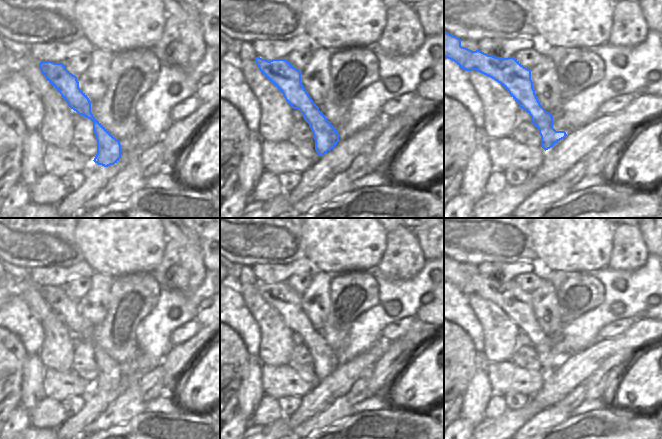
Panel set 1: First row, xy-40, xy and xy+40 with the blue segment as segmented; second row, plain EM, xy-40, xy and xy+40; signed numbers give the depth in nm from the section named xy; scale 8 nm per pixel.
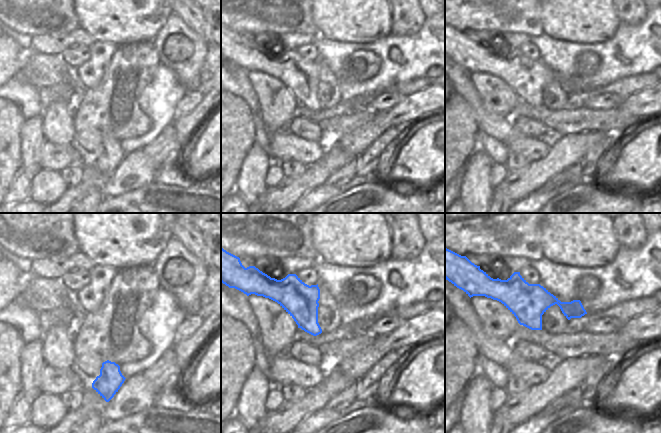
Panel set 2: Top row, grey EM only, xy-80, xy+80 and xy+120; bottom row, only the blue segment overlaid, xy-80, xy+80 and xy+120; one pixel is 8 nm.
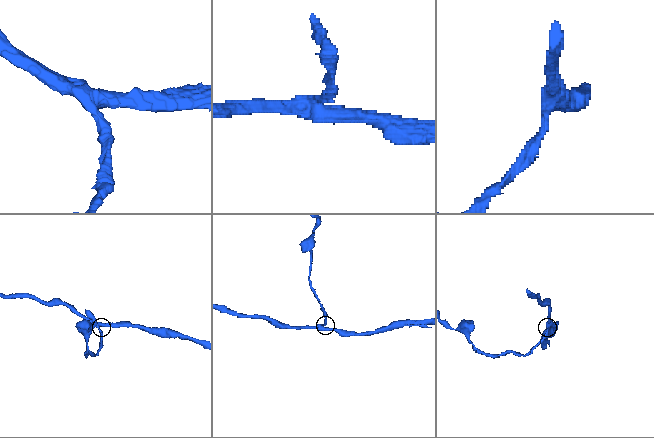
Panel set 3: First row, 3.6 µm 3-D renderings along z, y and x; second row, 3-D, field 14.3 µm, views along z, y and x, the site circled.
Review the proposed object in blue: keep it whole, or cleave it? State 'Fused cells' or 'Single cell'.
Single cell.

